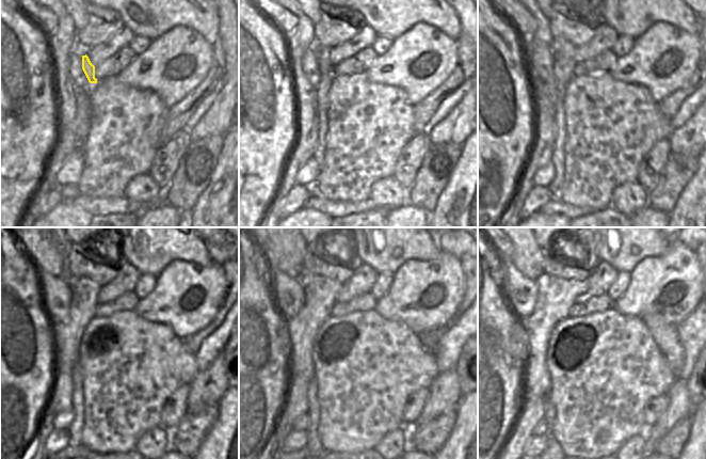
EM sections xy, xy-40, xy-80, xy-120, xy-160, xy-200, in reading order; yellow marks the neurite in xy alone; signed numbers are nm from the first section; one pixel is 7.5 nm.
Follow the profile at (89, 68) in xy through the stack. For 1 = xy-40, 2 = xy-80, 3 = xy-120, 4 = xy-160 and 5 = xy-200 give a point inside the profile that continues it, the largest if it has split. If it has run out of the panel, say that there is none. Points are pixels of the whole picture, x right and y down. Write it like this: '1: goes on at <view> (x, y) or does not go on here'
1: goes on at xy-40 (325, 66)
2: goes on at xy-80 (563, 50)
3: goes on at xy-120 (67, 334)
4: goes on at xy-160 (320, 293)
5: goes on at xy-200 (557, 296)

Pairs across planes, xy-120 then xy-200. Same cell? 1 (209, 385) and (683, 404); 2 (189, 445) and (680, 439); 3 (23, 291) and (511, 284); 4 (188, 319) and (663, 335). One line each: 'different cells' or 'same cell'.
1: same cell
2: same cell
3: different cells
4: different cells

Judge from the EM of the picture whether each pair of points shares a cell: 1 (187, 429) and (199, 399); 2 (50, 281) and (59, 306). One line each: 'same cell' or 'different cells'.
1: different cells
2: same cell

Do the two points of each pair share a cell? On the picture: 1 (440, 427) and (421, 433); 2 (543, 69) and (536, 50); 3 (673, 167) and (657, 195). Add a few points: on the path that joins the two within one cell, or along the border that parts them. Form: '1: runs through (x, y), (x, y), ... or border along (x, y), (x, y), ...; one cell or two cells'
1: runs through (436, 431), (426, 433); one cell
2: runs through (541, 65), (539, 54); one cell
3: runs through (673, 174), (673, 179), (664, 188); one cell

